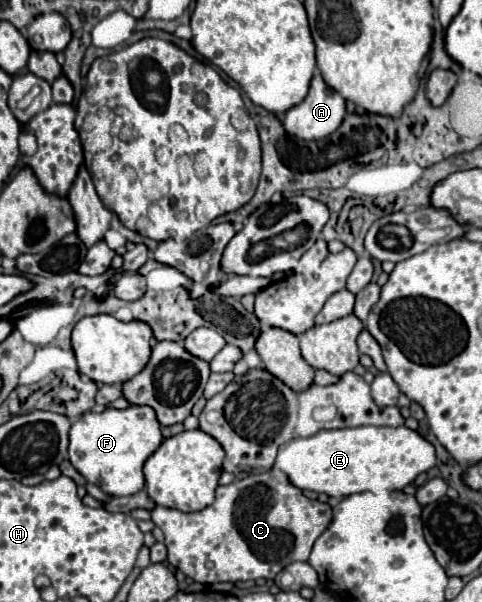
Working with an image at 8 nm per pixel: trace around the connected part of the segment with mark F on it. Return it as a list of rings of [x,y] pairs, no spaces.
[[[128,406],[124,410],[116,408],[106,408],[104,412],[86,412],[80,416],[72,428],[70,428],[70,462],[72,466],[90,482],[102,488],[110,496],[130,496],[136,494],[144,488],[144,474],[142,466],[148,460],[150,454],[160,446],[162,442],[162,432],[160,432],[160,422],[156,418],[156,412],[150,406]]]

